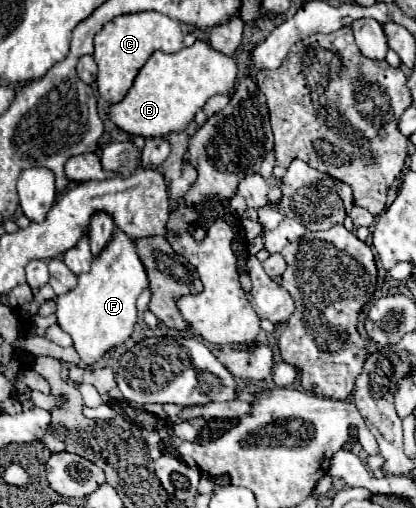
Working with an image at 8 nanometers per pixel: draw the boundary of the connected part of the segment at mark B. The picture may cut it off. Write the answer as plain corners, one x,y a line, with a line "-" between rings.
197,40
193,46
175,54
157,50
139,70
127,96
111,106
111,120
127,134
143,138
183,132
211,96
229,94
233,90
235,78
235,58
211,48
205,40

